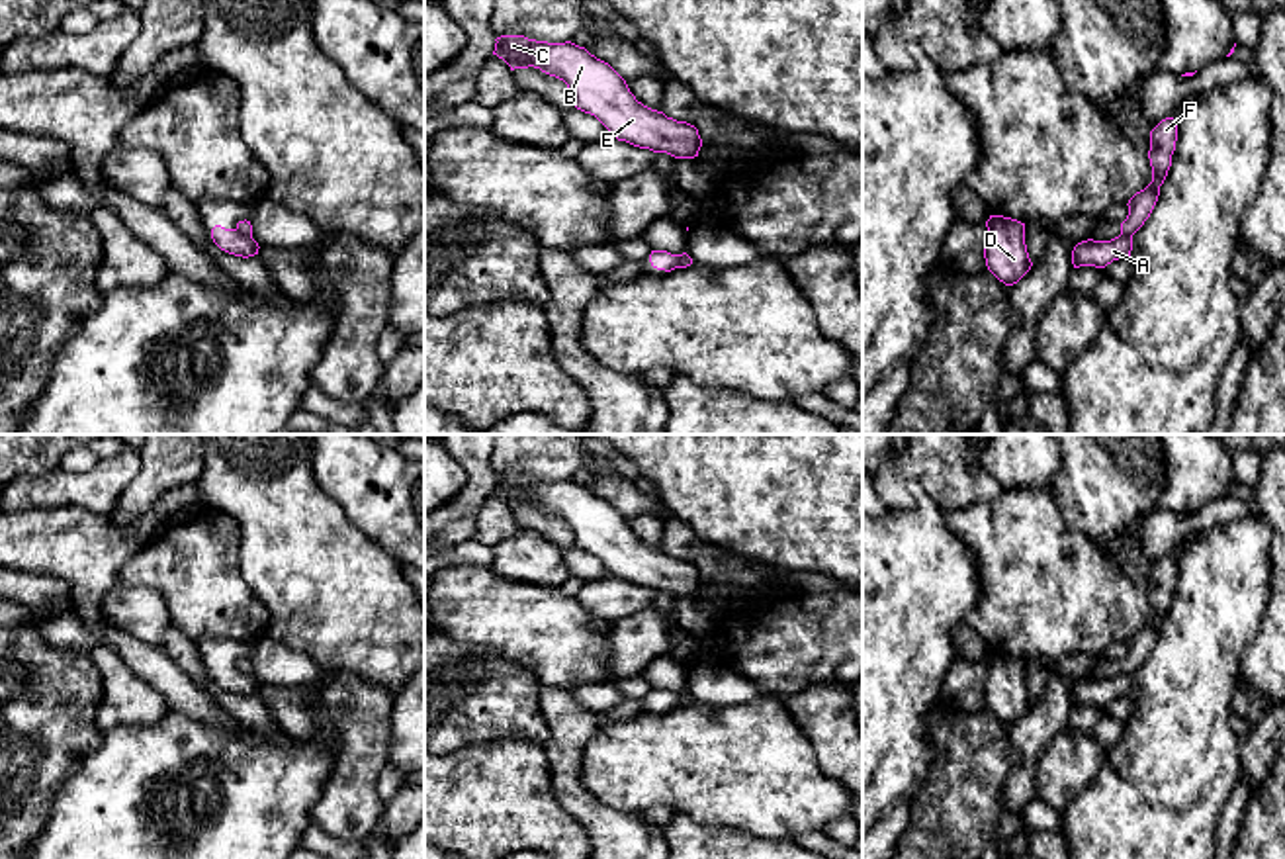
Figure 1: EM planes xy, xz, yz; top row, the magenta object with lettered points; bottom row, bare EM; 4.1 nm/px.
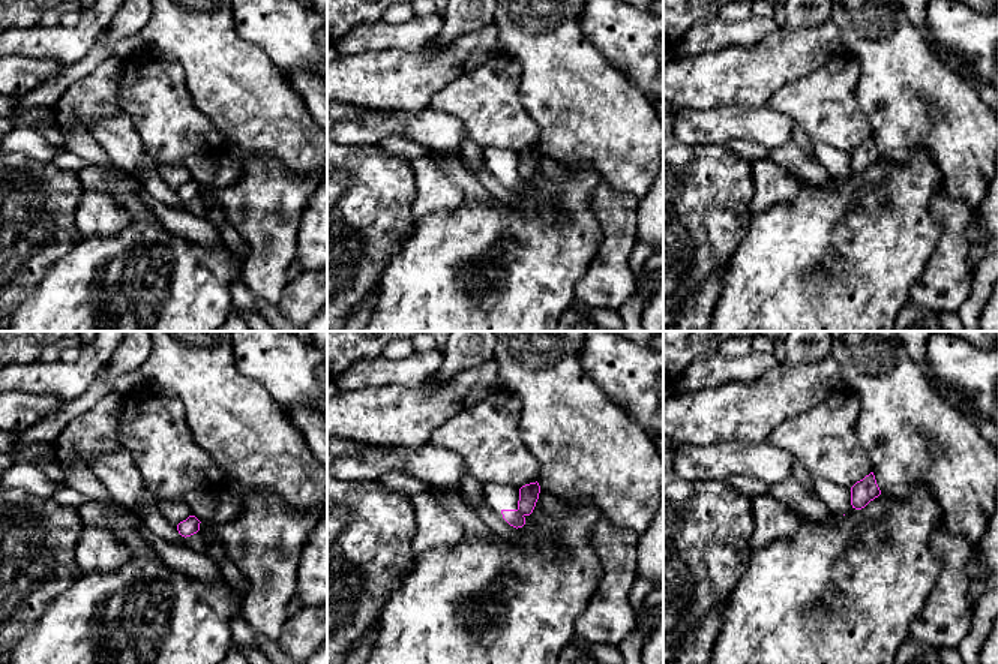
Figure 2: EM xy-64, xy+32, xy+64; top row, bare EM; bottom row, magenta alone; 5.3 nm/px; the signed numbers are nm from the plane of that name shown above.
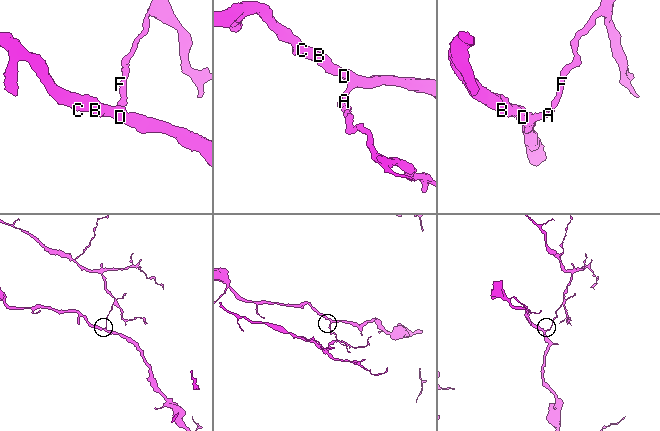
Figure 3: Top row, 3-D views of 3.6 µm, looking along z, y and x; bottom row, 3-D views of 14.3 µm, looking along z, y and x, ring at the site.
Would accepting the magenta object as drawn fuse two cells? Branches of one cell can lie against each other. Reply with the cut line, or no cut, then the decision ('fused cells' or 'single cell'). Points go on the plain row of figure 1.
cut in yz along (1121, 670), (1131, 674); fused cells

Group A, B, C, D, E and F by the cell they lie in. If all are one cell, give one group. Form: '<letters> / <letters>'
A B C D E / F

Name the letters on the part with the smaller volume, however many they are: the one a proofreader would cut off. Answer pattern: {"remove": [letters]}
{"remove": ["F"]}

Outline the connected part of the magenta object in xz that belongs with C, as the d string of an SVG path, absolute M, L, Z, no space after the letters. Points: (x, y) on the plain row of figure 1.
M501 474L495 489L510 509L540 507L567 522L575 546L595 554L612 575L675 597L694 597L702 585L698 567L667 556L636 538L626 519L604 499L571 479L548 481L524 474Z

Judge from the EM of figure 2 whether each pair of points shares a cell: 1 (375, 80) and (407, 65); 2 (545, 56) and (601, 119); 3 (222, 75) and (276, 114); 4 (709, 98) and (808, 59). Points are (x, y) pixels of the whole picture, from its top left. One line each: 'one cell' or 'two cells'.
1: one cell
2: one cell
3: one cell
4: one cell

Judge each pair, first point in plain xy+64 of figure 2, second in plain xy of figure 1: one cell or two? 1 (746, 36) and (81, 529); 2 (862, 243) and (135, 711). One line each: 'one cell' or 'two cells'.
1: two cells
2: two cells

